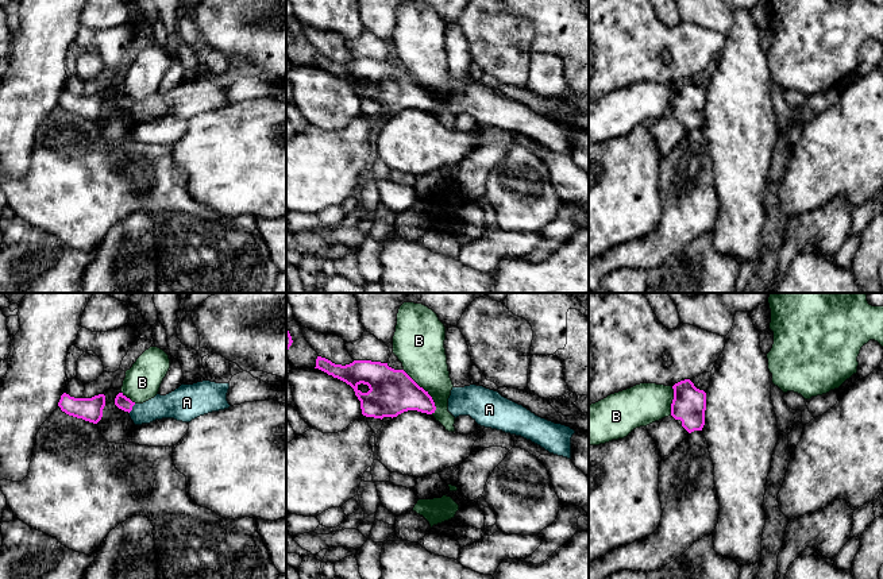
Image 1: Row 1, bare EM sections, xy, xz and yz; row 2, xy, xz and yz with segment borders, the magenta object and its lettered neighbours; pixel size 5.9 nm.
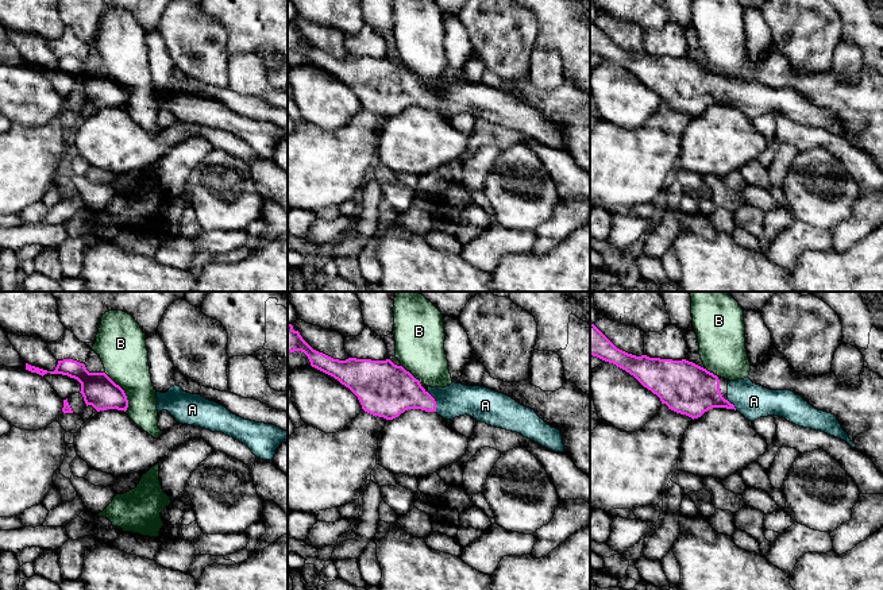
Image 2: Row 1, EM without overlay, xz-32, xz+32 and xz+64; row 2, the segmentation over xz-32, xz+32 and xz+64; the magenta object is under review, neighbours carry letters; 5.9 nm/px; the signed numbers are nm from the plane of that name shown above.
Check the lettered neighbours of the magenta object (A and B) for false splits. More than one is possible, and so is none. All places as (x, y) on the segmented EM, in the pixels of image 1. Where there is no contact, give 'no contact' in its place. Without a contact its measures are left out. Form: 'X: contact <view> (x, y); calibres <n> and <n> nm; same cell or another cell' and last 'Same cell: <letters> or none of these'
A: contact xy (131, 409); calibres 80 and 160 nm; same cell
B: contact xz (425, 392); calibres 280 and 280 nm; another cell
Same cell: A

